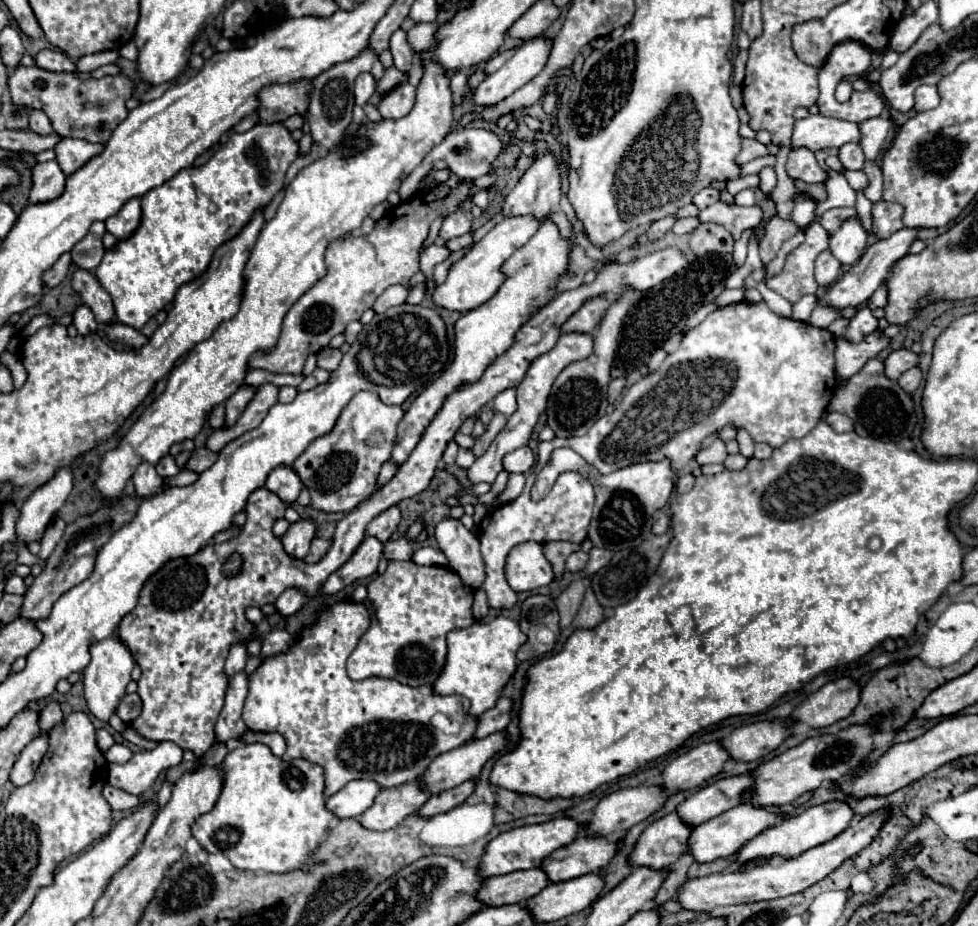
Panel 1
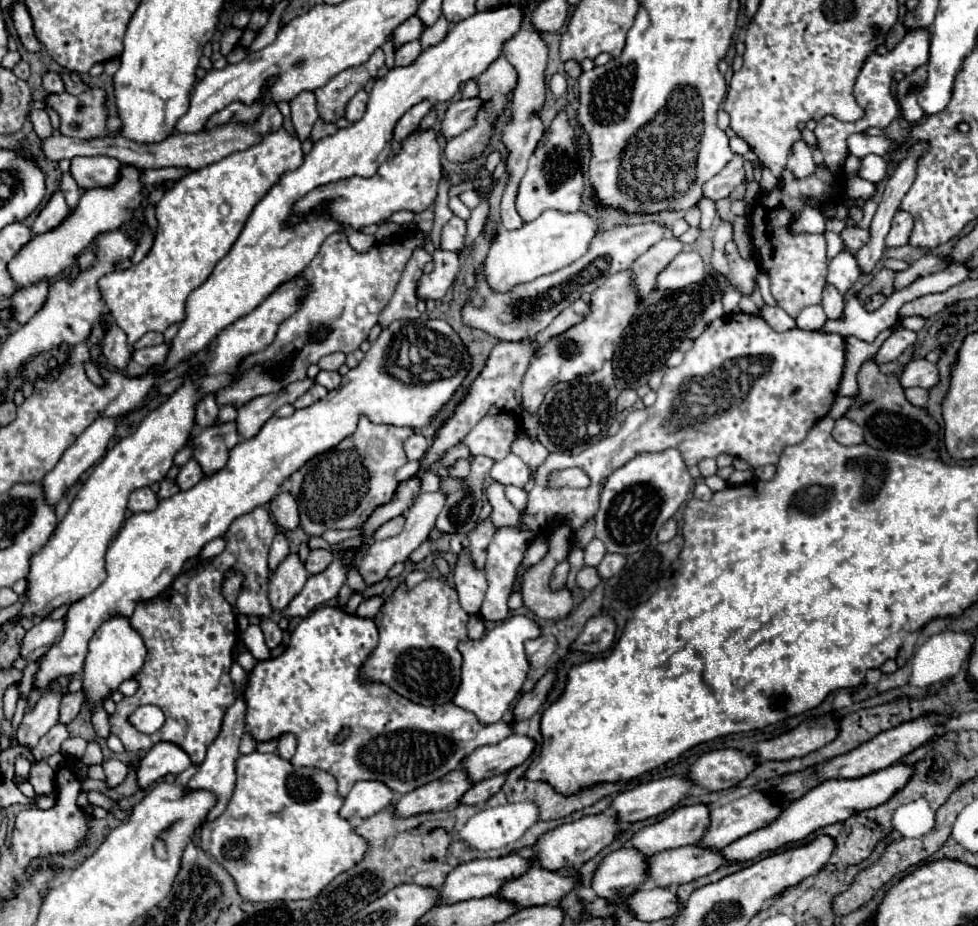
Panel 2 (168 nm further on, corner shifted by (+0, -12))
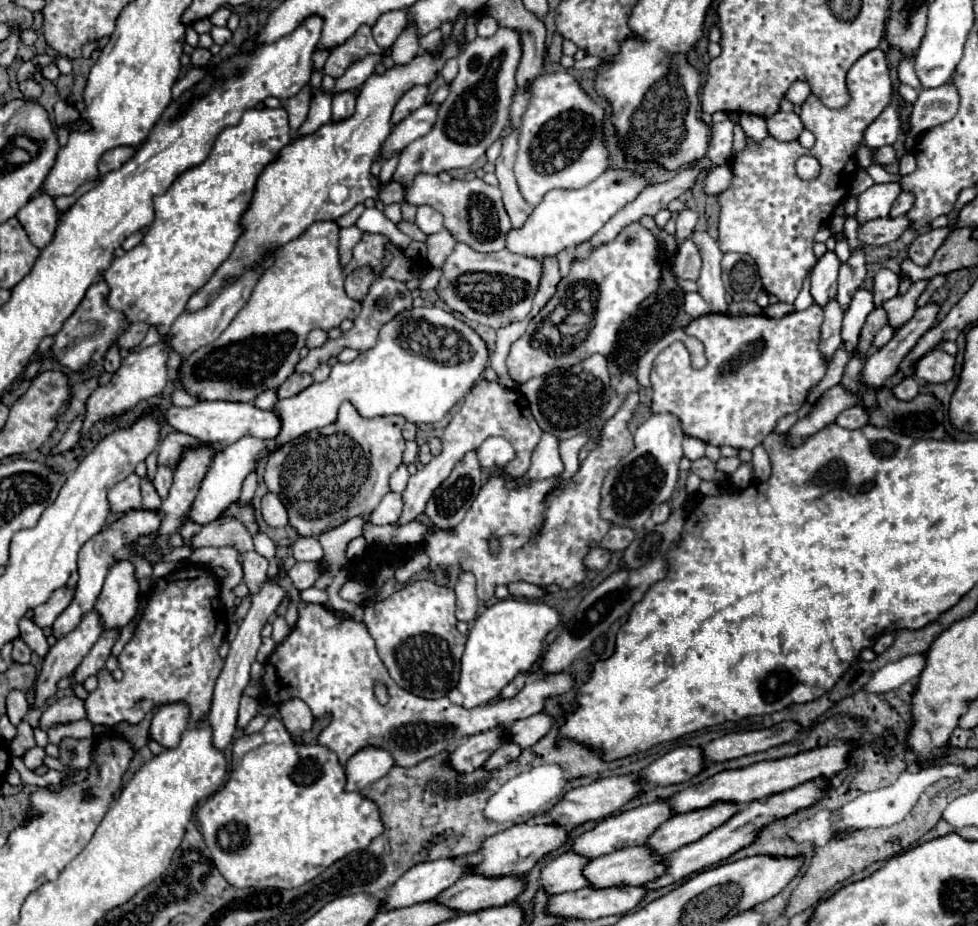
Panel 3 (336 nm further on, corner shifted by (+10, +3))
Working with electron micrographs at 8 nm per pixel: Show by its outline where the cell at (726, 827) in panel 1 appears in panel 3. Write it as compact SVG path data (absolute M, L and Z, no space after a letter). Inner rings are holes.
M641 844L591 860L583 874L595 888L647 884L647 880L655 880L655 876L659 876L659 860L663 860L663 856L655 856L651 848Z

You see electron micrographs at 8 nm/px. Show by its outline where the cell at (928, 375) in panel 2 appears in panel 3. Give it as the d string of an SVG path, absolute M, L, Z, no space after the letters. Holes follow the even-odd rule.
M939 348L927 352L919 364L915 364L915 378L921 378L925 382L947 382L953 376L953 364L955 358Z

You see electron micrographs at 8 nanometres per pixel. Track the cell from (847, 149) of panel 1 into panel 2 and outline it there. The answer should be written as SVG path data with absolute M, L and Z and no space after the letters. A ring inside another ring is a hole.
M867 155L867 157L861 159L861 161L863 161L863 163L861 163L859 175L861 175L863 179L873 181L873 183L879 183L879 181L885 179L887 167L889 167L887 159L883 159L883 157L879 157L879 155Z

